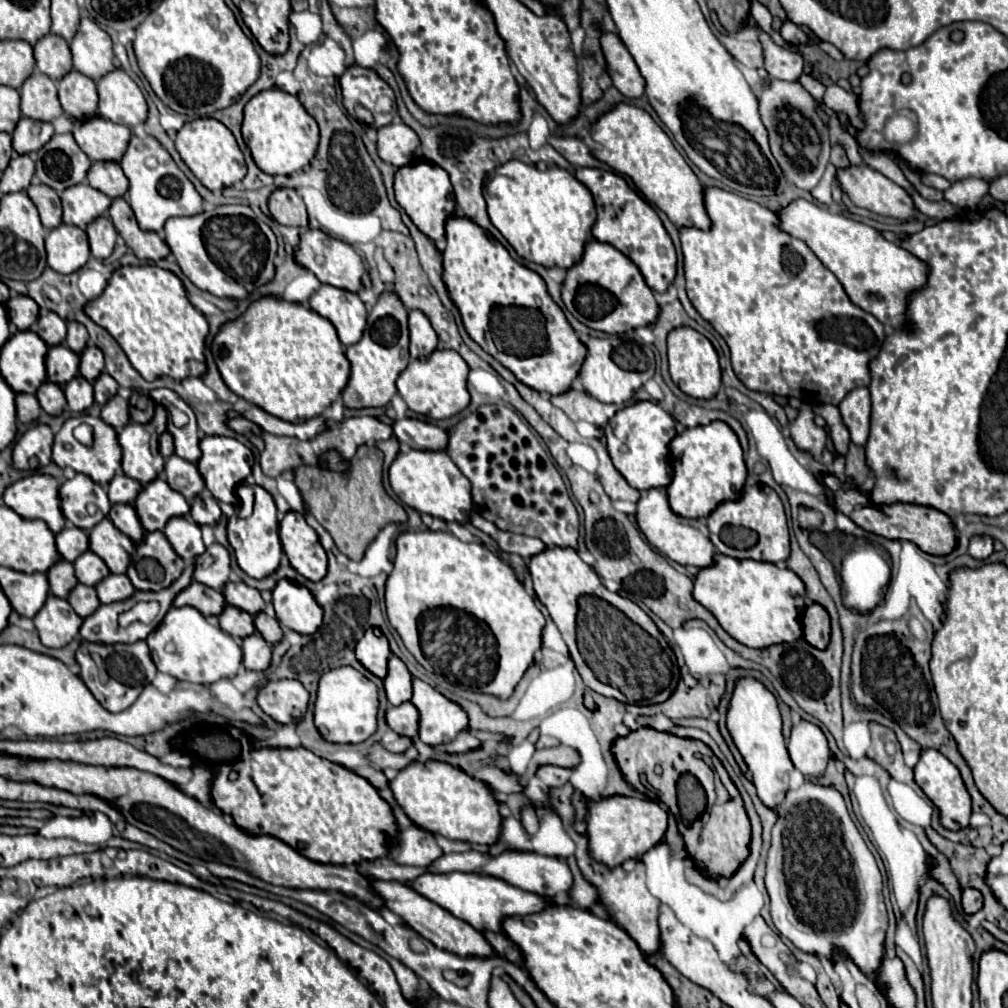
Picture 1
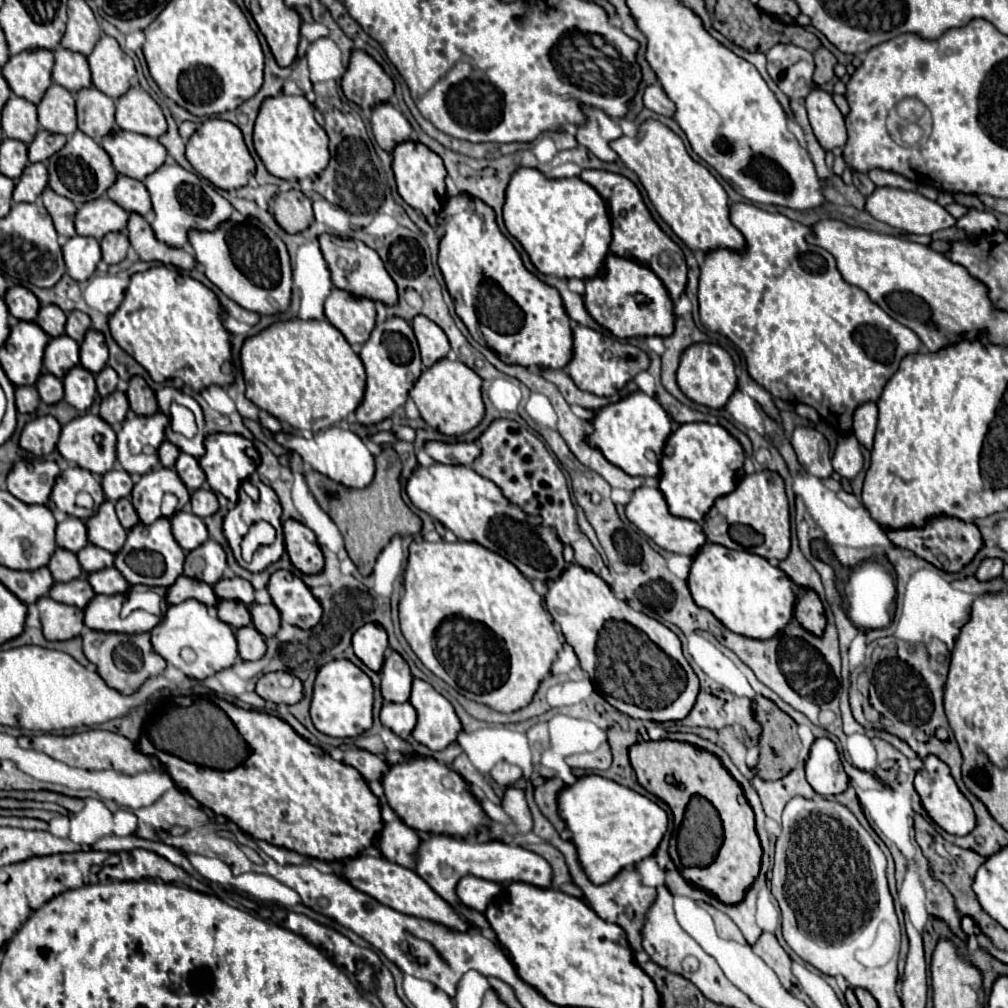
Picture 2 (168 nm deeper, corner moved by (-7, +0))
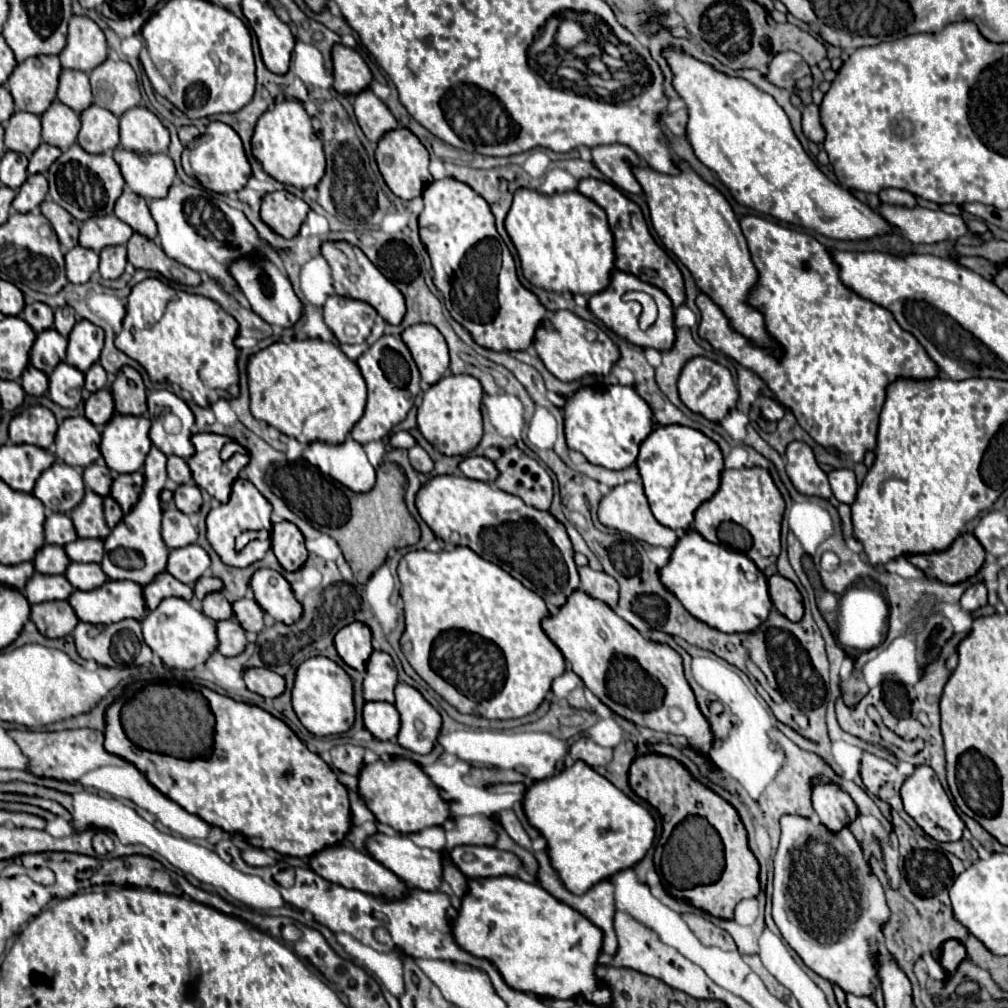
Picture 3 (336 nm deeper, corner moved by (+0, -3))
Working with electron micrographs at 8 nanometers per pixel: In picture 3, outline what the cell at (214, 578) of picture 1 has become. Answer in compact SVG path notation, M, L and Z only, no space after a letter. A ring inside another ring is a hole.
M188 545L184 549L172 549L168 555L166 571L178 581L194 585L210 569L208 553L198 545Z

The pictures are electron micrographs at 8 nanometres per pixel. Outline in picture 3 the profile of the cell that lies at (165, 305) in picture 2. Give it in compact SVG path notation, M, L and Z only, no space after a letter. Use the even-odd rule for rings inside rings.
M148 277L132 287L126 305L126 317L122 321L120 333L114 339L114 345L122 353L138 361L146 369L152 383L162 379L176 383L192 395L196 405L208 407L216 399L232 399L240 391L238 367L236 367L238 349L234 347L236 335L238 335L238 323L216 301L204 295L194 295L182 289L174 289L156 277Z

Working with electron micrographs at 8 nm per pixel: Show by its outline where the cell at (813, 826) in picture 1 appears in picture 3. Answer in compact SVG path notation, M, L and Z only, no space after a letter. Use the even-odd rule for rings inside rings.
M782 815L780 817L780 845L774 857L774 893L772 917L786 943L800 955L806 967L820 977L842 987L846 993L874 997L872 981L878 977L880 933L890 921L890 909L878 877L866 861L858 839L848 827L830 831L816 817Z

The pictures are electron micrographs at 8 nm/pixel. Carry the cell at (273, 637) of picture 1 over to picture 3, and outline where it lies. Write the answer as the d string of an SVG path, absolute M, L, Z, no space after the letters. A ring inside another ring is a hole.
M252 599L234 601L232 609L234 609L234 615L236 615L238 623L246 631L260 633L264 629L264 611L262 611L262 607L256 601L252 601Z

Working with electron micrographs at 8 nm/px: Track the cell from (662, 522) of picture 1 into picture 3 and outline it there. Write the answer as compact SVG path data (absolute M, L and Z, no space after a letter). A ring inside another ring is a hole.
M624 483L624 485L618 485L606 497L602 497L600 507L598 507L598 519L606 527L624 531L624 533L628 533L628 535L632 535L632 537L636 537L640 541L646 541L650 545L656 545L656 547L674 549L674 545L678 543L676 531L660 525L654 519L654 515L650 511L650 505L648 505L648 499L646 499L646 493L644 493L644 487L640 483Z

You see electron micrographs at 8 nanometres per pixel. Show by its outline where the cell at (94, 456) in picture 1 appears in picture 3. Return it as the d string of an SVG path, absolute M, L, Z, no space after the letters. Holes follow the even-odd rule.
M68 417L54 437L54 453L72 467L88 467L100 459L102 435L86 417Z

